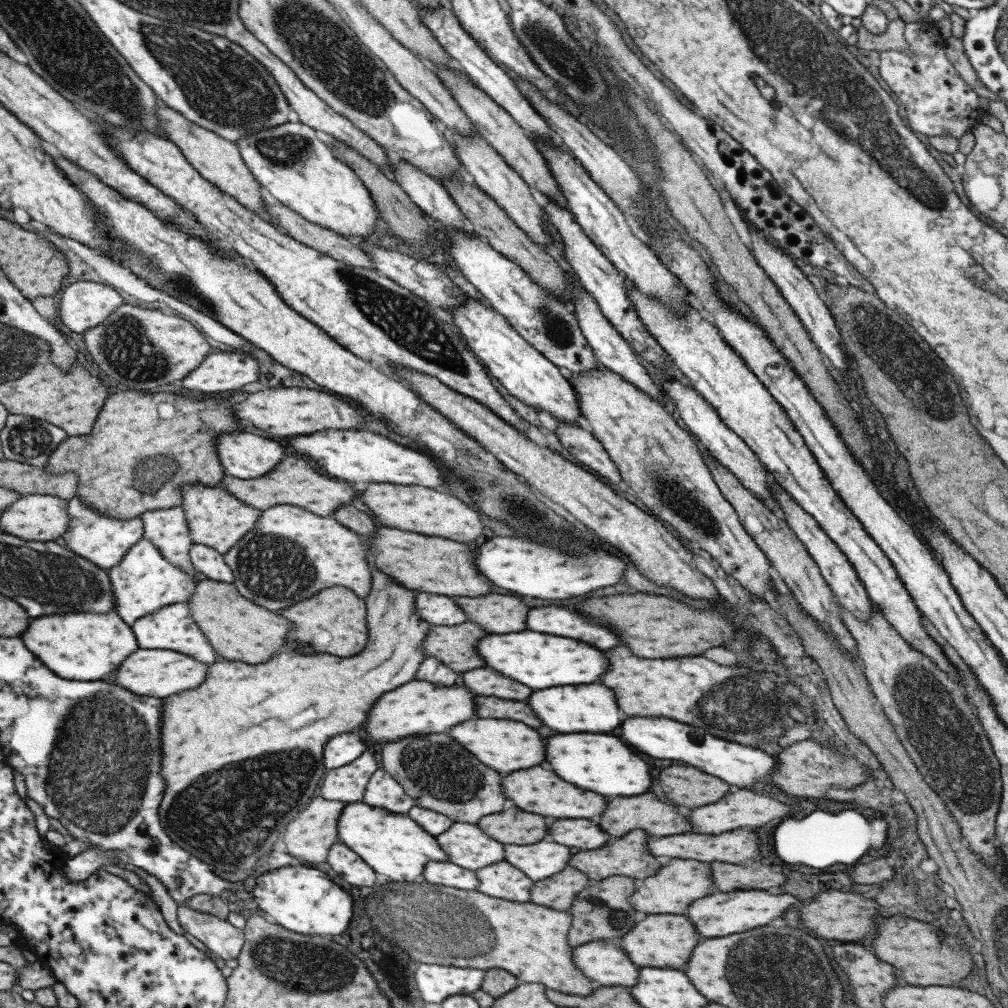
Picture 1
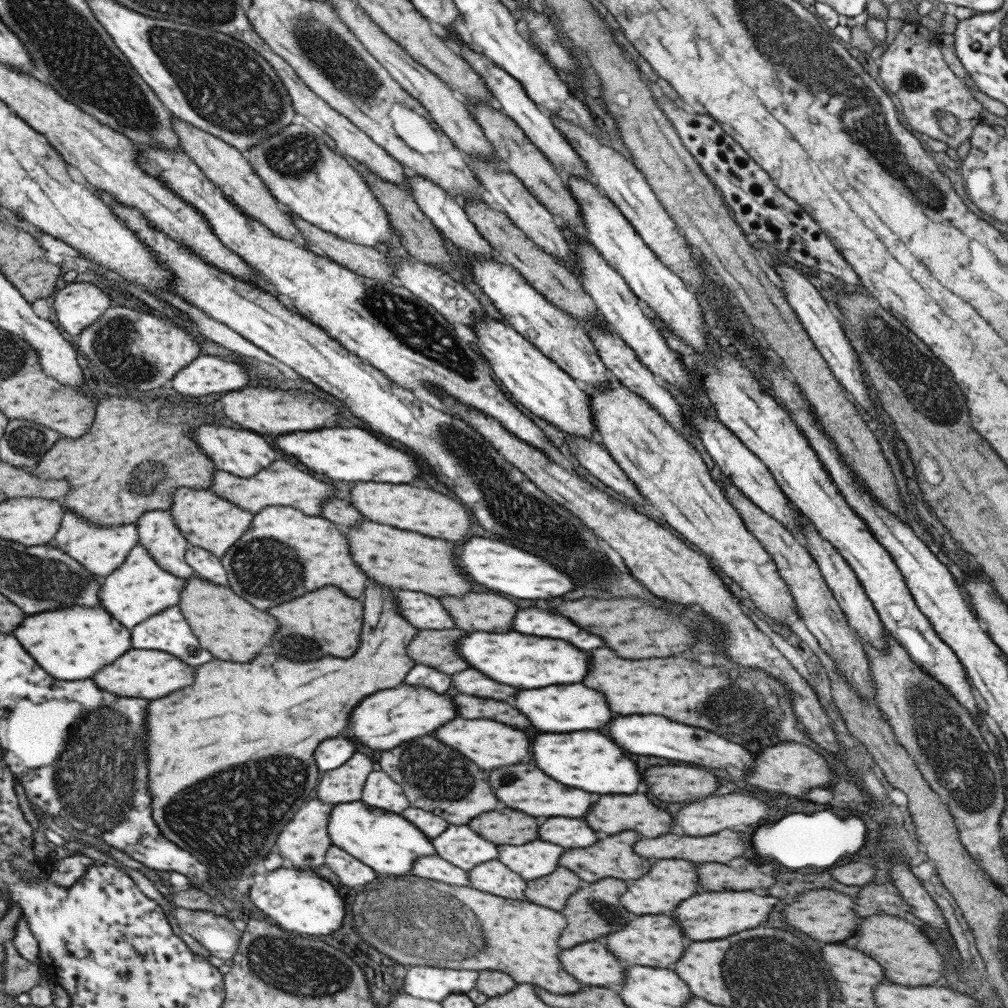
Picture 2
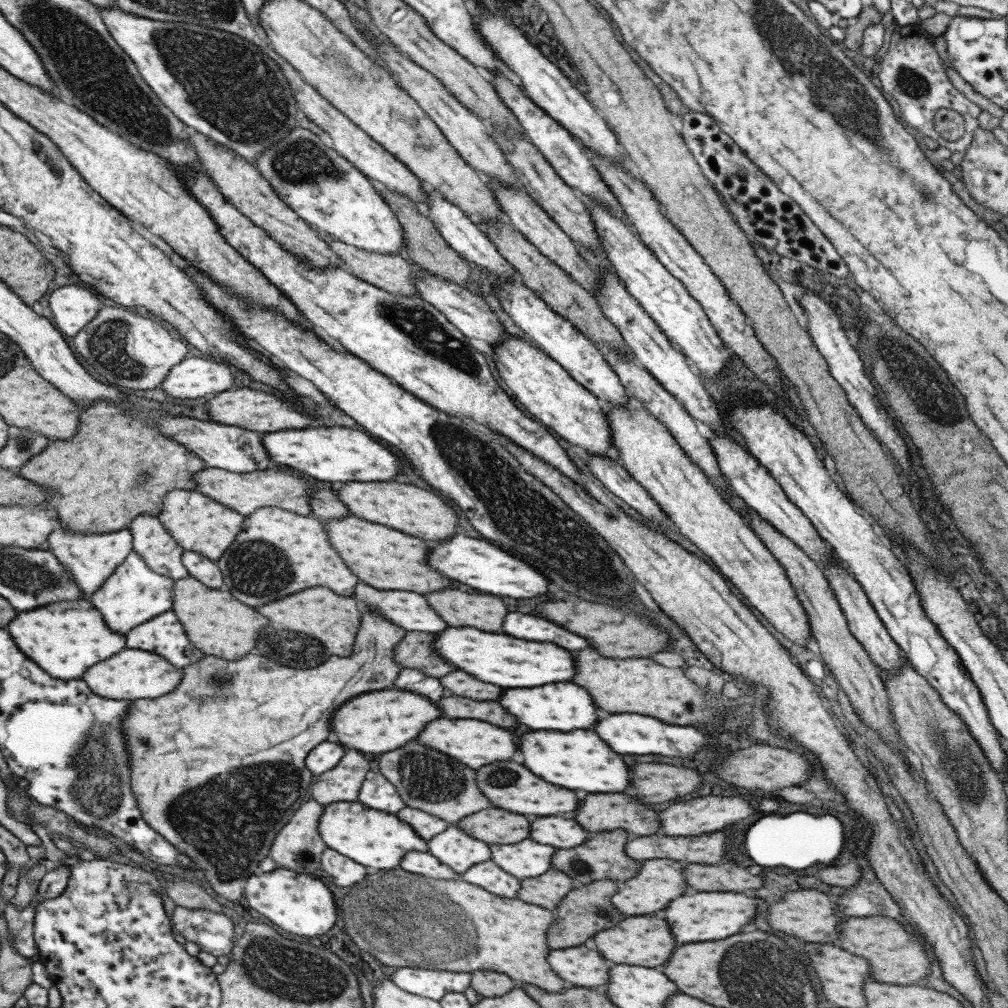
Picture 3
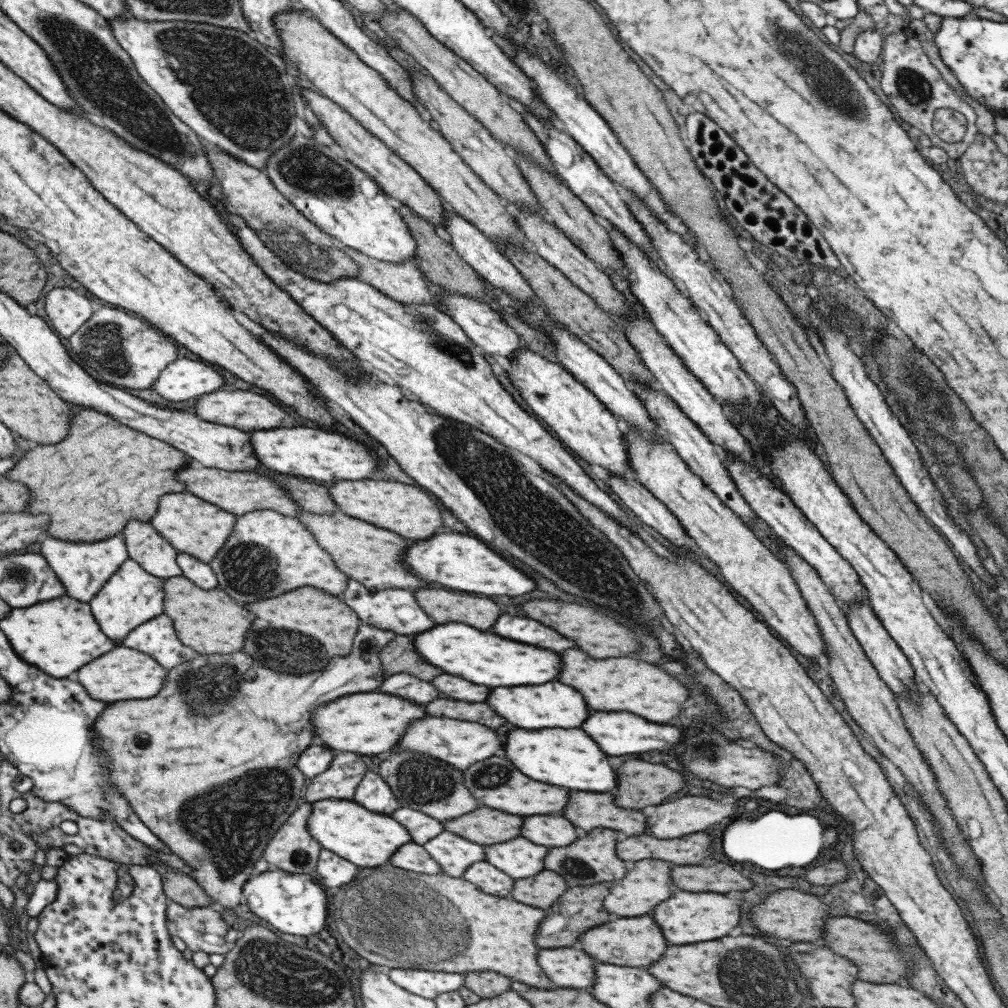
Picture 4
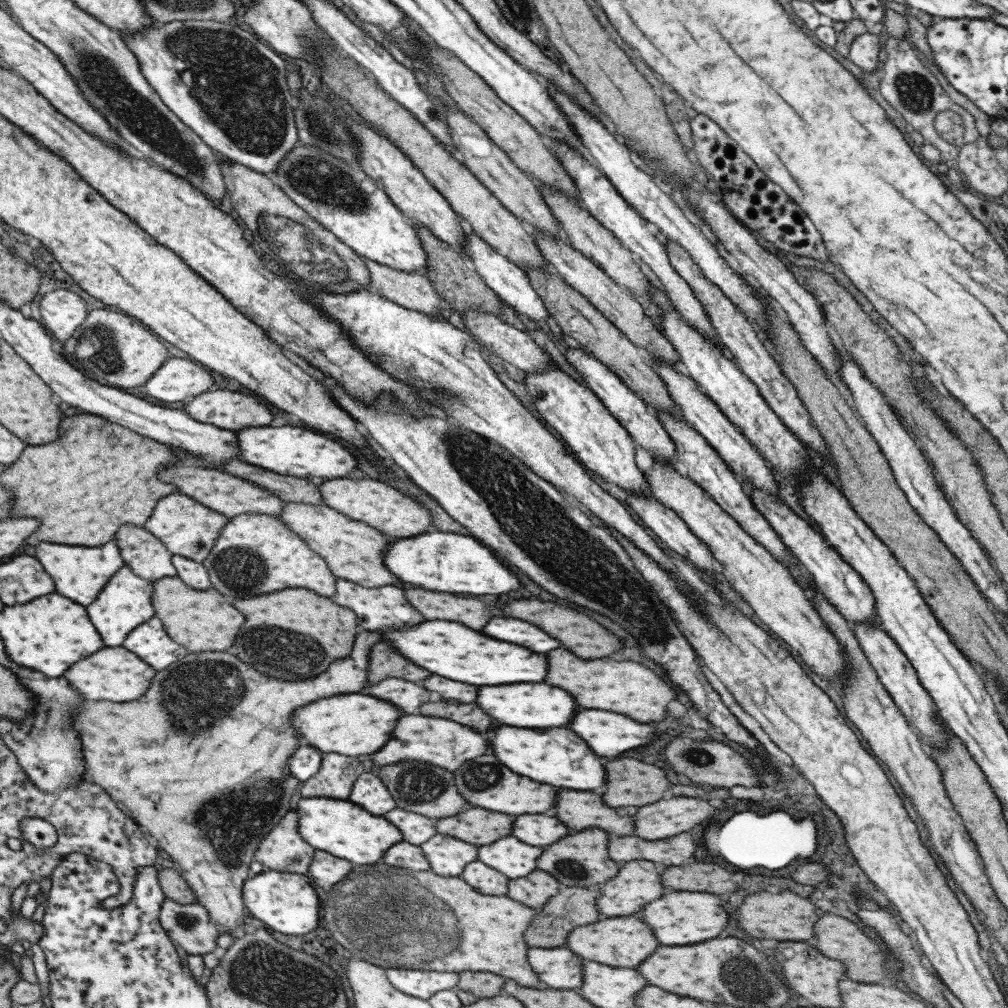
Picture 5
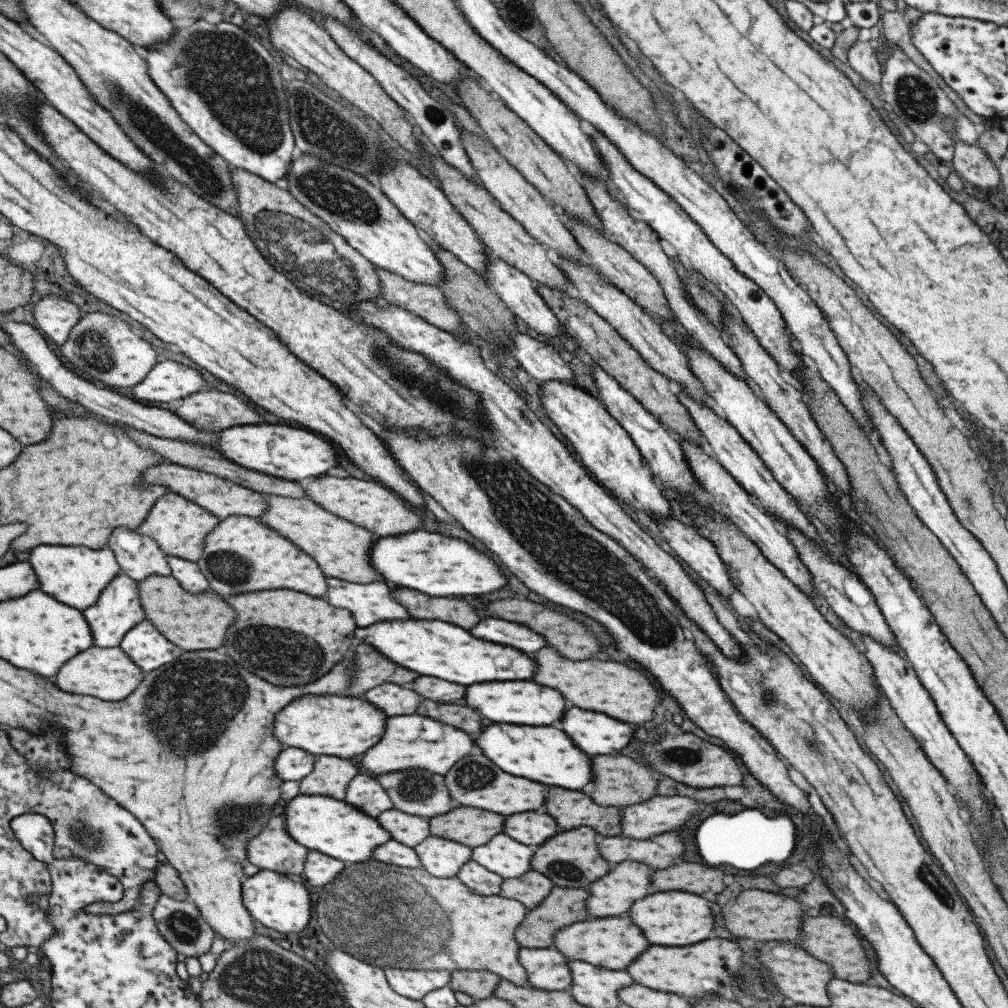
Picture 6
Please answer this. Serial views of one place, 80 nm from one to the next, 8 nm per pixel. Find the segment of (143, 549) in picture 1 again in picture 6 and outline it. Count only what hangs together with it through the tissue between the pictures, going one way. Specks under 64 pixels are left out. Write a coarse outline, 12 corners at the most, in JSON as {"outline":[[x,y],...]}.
{"outline":[[121,572],[81,614],[93,646],[118,646],[146,618]]}

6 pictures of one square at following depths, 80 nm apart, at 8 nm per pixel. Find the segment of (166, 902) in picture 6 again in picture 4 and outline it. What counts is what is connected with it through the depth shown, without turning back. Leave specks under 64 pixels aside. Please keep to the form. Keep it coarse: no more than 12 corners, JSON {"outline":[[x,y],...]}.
{"outline":[[168,901],[170,936],[192,953],[223,955],[232,924],[211,906]]}

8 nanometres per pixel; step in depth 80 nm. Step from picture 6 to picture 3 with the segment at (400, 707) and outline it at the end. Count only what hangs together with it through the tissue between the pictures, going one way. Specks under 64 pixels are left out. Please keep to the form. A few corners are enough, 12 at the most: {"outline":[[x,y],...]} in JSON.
{"outline":[[401,670],[392,686],[435,703],[446,695],[438,678]]}

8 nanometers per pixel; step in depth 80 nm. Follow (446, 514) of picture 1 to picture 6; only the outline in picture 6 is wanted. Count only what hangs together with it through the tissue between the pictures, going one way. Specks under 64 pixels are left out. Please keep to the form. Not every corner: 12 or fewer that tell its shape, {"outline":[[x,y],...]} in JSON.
{"outline":[[327,475],[302,485],[336,517],[381,536],[419,529],[393,492]]}

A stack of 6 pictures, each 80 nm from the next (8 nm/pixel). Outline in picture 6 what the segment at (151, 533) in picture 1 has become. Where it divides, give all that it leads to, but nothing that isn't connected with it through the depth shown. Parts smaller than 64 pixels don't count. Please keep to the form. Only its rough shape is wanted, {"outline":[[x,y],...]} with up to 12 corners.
{"outline":[[115,527],[105,546],[134,581],[170,575],[150,536]]}

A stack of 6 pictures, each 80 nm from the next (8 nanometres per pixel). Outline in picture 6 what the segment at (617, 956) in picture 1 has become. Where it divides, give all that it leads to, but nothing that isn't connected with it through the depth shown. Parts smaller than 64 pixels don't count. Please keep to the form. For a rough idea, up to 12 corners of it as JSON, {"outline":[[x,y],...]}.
{"outline":[[555,947],[521,948],[528,986],[563,991],[571,971]]}

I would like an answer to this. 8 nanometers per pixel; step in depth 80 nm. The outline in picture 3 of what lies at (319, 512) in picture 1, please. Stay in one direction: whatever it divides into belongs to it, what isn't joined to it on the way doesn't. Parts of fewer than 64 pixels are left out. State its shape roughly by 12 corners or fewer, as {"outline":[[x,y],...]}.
{"outline":[[270,463],[253,472],[207,468],[195,490],[247,516],[277,507],[311,515],[311,484]]}

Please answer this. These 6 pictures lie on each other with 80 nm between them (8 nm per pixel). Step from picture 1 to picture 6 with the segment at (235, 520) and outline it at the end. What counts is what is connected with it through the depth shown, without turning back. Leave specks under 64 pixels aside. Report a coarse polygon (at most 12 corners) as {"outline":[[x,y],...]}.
{"outline":[[168,490],[134,530],[195,563],[219,521]]}

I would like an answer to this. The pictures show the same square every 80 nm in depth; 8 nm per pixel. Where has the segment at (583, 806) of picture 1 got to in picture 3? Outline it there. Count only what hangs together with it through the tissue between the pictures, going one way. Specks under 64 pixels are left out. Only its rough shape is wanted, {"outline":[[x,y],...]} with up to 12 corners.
{"outline":[[515,762],[475,772],[497,808],[555,816],[575,812],[579,798],[539,780]]}

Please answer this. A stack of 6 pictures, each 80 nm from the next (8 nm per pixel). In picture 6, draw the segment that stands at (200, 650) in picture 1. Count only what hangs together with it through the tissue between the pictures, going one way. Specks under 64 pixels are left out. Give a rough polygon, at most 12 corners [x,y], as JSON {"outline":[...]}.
{"outline":[[147,619],[118,647],[144,674],[182,654]]}

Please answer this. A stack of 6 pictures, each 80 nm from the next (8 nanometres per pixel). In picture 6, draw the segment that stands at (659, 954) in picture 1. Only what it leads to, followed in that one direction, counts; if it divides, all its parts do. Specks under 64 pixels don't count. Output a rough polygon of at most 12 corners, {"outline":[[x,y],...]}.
{"outline":[[629,918],[564,926],[551,947],[566,958],[627,968],[649,942]]}

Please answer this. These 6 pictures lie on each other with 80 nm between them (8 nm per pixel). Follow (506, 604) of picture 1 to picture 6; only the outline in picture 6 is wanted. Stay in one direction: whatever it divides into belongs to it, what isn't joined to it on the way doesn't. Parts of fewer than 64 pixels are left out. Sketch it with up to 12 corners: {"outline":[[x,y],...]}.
{"outline":[[405,587],[392,592],[415,620],[442,620],[465,630],[479,622],[466,600]]}

